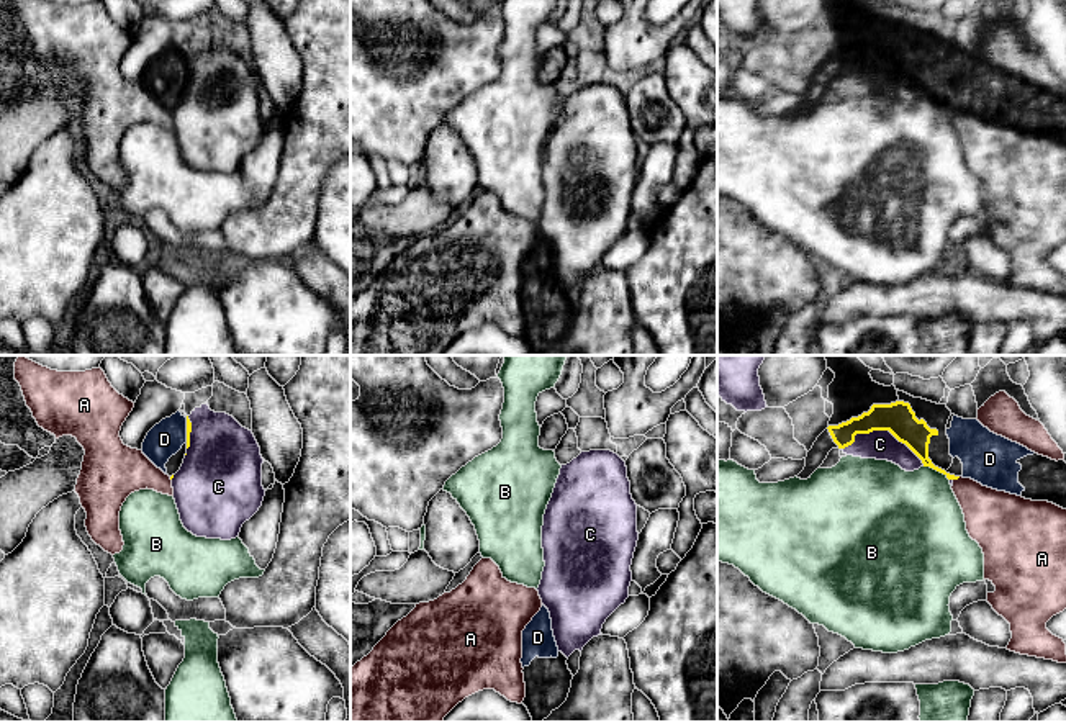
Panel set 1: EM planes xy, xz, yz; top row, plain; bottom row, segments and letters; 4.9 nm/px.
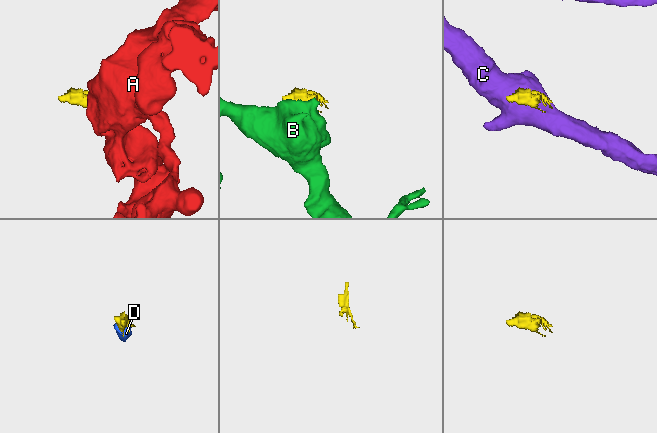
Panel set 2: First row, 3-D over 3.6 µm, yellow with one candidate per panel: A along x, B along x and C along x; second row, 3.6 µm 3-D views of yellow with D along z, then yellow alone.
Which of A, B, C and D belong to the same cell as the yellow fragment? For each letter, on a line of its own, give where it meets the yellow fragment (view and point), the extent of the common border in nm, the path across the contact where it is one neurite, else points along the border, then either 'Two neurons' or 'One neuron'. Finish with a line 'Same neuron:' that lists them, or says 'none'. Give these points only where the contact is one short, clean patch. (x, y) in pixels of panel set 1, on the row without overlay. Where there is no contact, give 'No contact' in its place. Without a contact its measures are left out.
A: Touches yellow at yz (957, 112). Shared border 40 nm. Boundary: yz (960, 110), (953, 113). Two neurons
B: Touches yellow at yz (937, 103). Shared border 150 nm. Boundary: yz (924, 99), (939, 103), (948, 113). Two neurons
C: Touches yellow at yz (881, 63). Shared border 420 nm. Two neurons
D: Touches yellow at xy (187, 63). Shared border 120 nm. Path across: xy (189, 58), (187, 63), (176, 63), (164, 72). One neuron
Same neuron: D

